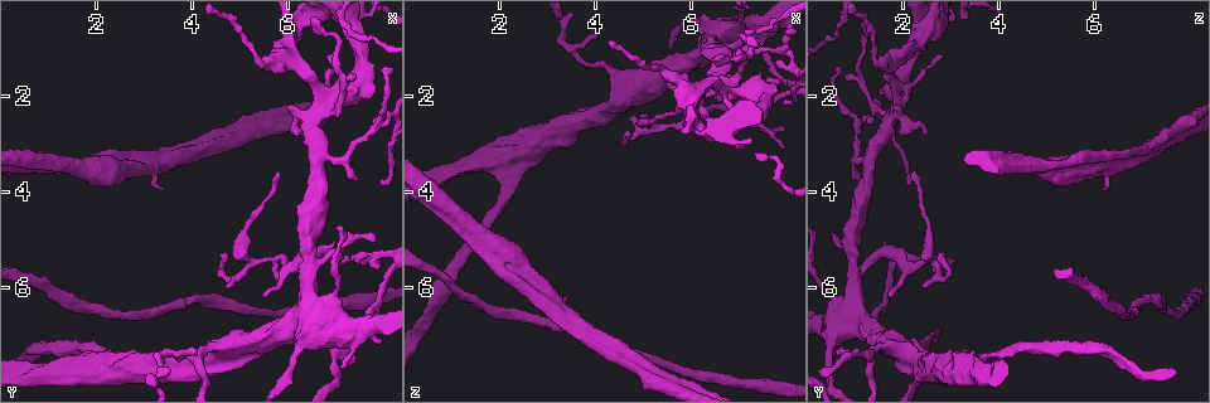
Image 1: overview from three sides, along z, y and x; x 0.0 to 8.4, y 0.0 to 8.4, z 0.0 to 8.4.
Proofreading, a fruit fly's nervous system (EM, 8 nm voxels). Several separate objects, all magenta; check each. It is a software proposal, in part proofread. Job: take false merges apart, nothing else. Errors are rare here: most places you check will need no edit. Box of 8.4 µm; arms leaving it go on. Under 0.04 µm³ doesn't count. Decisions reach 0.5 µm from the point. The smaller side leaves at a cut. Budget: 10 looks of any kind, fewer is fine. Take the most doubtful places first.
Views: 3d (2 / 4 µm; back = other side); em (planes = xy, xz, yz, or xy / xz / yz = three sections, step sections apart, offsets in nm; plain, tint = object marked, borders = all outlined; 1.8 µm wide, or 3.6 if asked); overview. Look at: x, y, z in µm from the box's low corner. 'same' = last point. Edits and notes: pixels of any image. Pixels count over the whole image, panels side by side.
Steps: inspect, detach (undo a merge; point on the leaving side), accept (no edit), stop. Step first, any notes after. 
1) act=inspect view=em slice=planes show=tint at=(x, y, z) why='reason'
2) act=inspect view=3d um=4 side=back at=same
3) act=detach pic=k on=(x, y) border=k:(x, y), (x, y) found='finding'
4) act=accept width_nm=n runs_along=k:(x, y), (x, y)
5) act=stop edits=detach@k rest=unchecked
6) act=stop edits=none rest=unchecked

act=inspect view=3d um=4 at=(6.90, 2.20, 1.85) why='three-way junction'

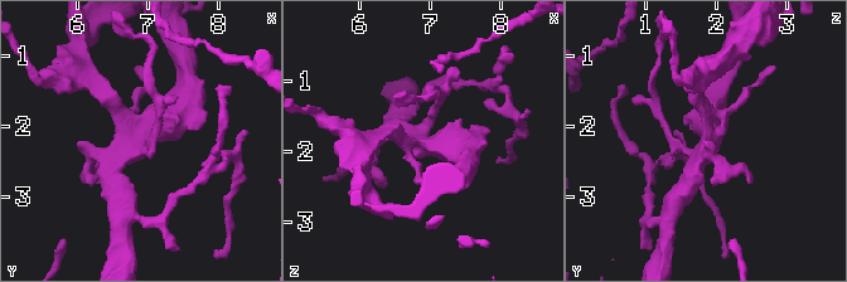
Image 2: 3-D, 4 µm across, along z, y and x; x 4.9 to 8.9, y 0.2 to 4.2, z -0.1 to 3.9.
act=inspect view=em slice=xz step=16 show=tint at=(6.90, 2.15, 1.90) why='shape alone is not enough'

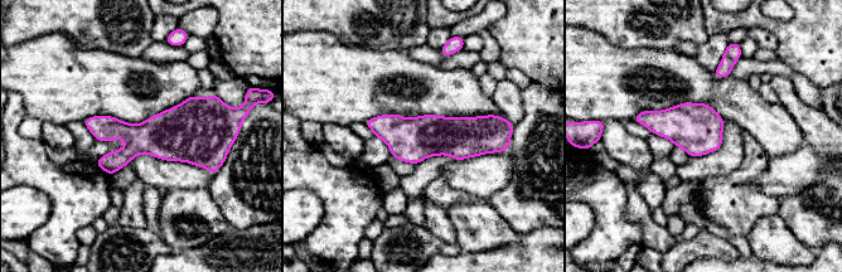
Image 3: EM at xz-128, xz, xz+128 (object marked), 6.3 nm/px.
act=inspect view=em slice=planes show=tint at=same

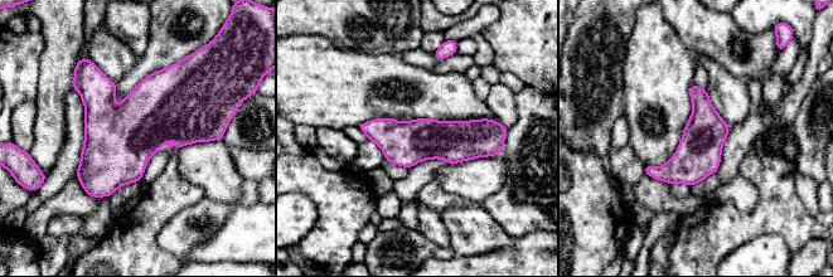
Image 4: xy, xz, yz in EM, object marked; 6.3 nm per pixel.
act=accept runs_along=4:(363, 126), (392, 136), (493, 130) found='continuous, no second neuron'

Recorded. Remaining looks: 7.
act=inspect view=em slice=xy step=16 show=tint at=(6.45, 5.70, 1.00) why='narrows sharply'

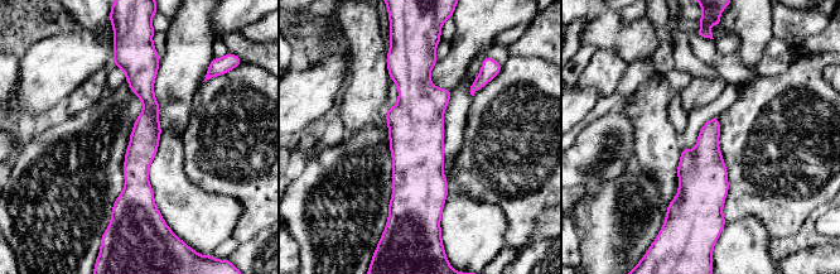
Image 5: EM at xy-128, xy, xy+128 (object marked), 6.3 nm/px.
act=inspect view=em slice=planes show=tint at=same

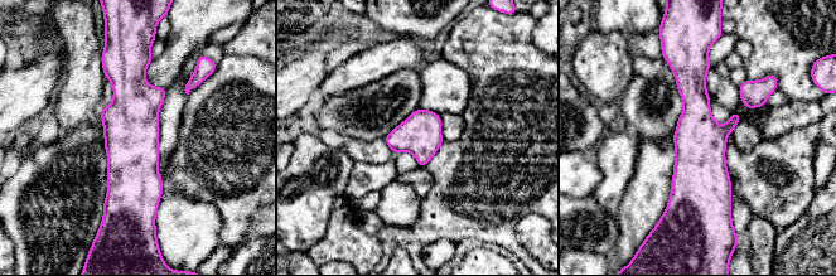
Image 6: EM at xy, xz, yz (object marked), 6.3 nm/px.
act=accept runs_along=6:(129, 59), (133, 179), (141, 211) found='one neuron here'

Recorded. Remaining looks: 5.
act=inspect view=3d um=2 at=(6.20, 0.50, 2.80) why='sudden change in width'

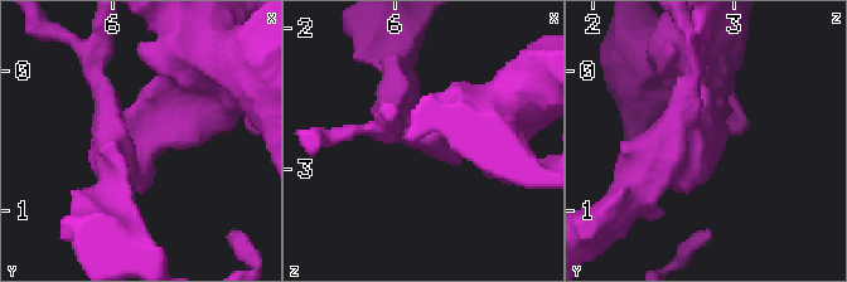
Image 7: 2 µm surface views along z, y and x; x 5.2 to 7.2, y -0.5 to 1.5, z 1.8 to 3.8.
act=inspect view=em slice=planes show=tint at=(6.22, 0.54, 2.80) why='now the EM'

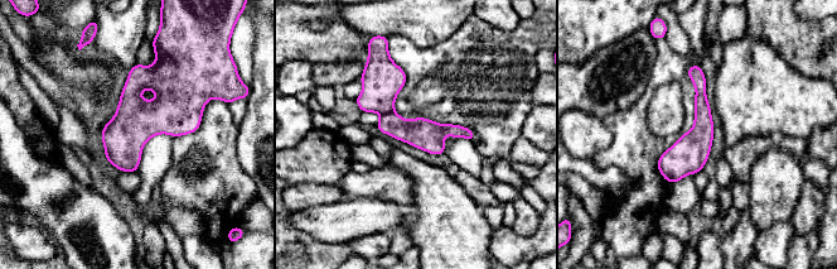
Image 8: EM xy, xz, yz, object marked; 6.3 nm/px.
act=accept runs_along=8:(377, 68), (405, 130), (470, 135) found='all the same neuron'

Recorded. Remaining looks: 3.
act=inspect view=em slice=planes show=tint at=(5.40, 5.45, 2.65) why='thin neck'

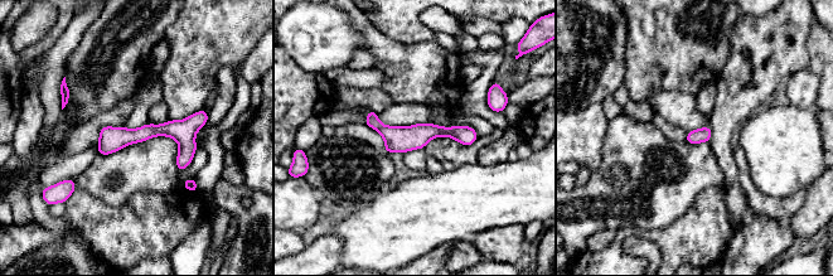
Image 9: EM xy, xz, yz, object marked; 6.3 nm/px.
act=accept width_nm=100 found='one neuron here'

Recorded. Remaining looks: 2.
act=stop edits=none rest=unchecked

